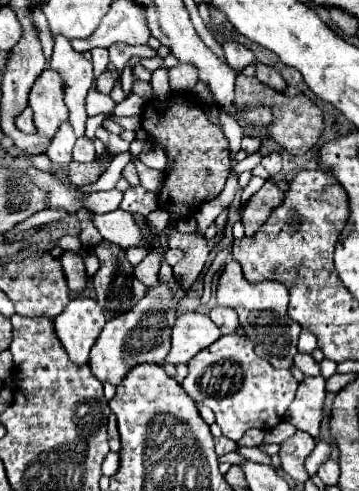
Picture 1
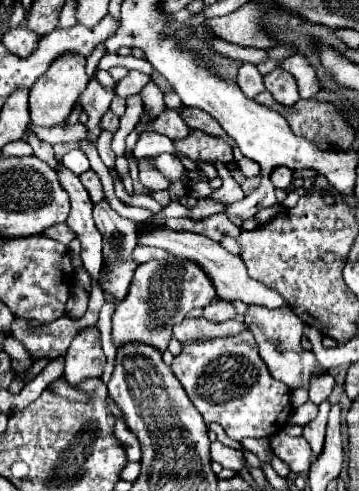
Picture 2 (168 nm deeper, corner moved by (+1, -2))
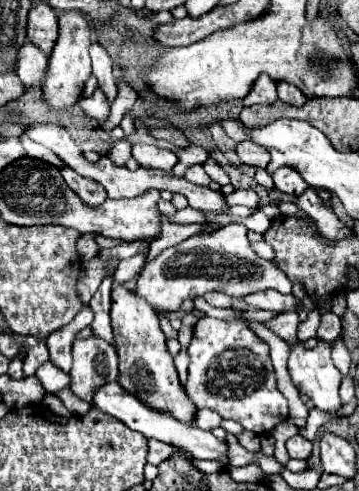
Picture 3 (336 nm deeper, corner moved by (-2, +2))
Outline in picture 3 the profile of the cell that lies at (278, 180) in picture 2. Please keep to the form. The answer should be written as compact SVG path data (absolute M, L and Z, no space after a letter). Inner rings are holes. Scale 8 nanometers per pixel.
M278 168L278 172L274 172L272 178L274 186L292 198L304 194L310 188L310 184L302 182L302 176L298 176L298 172L294 172L292 168Z

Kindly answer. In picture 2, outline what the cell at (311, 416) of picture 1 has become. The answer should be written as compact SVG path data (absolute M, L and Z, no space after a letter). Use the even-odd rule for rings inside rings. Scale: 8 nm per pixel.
M323 400L319 404L319 414L315 420L311 420L309 424L303 426L303 438L309 442L313 456L319 456L321 448L323 448L323 440L325 440L325 424L327 424L327 414L329 414L329 400Z

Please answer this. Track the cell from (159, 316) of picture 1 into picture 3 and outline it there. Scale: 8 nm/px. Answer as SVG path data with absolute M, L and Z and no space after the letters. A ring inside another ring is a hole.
M228 224L214 234L192 236L178 246L166 248L156 260L148 262L136 286L136 294L146 298L148 304L164 316L164 312L178 310L186 300L204 296L210 290L224 292L228 296L248 296L262 290L278 290L282 294L292 292L292 282L288 276L272 262L262 260L248 242L248 230L242 224Z

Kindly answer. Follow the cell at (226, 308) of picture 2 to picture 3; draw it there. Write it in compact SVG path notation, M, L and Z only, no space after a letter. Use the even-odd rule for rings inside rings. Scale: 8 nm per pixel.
M208 292L204 296L204 300L208 304L212 304L212 306L218 306L218 308L230 308L232 306L232 298L226 296L226 294L222 294L222 292Z

